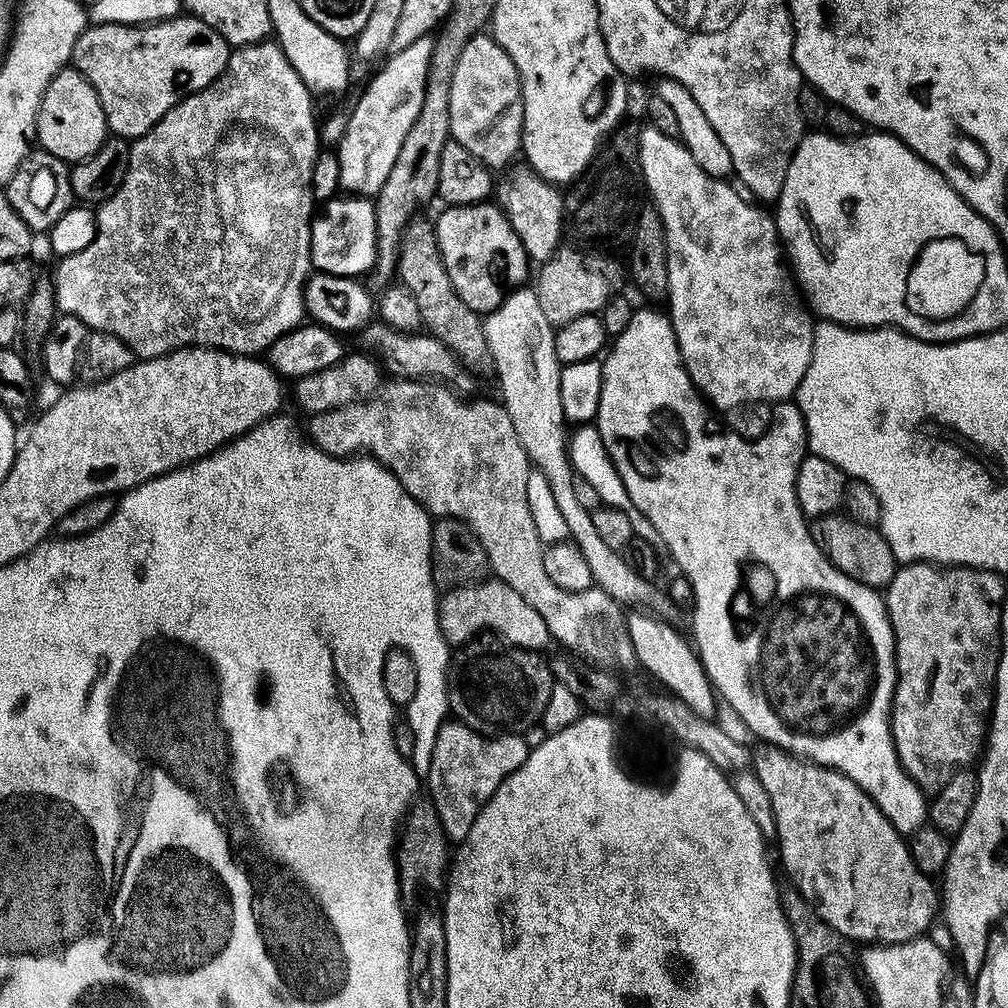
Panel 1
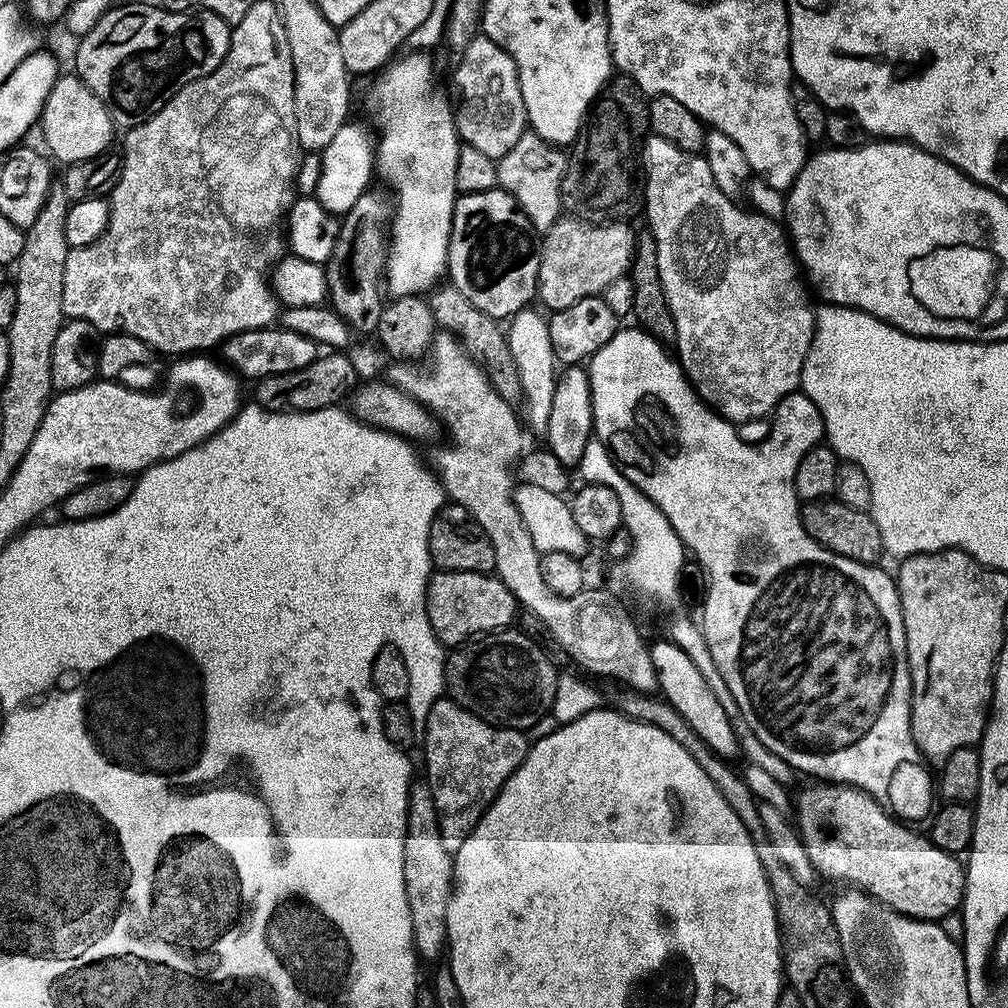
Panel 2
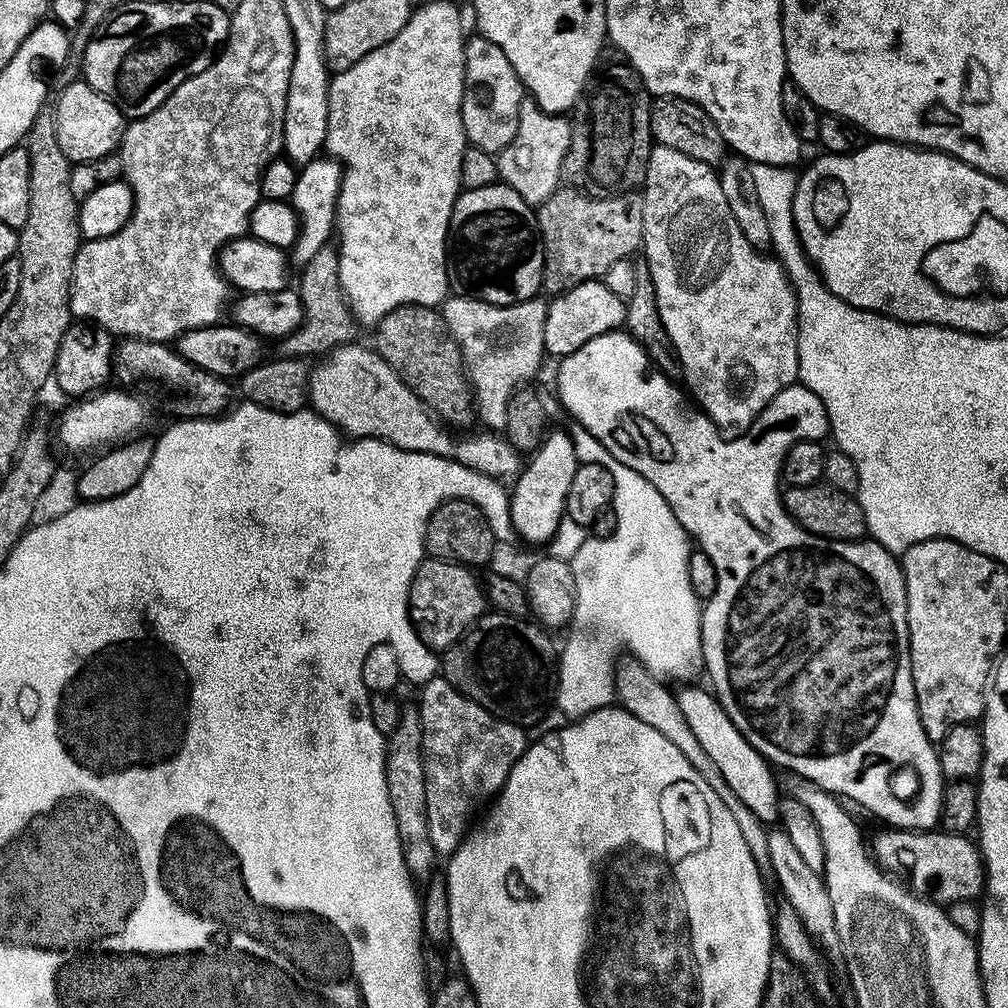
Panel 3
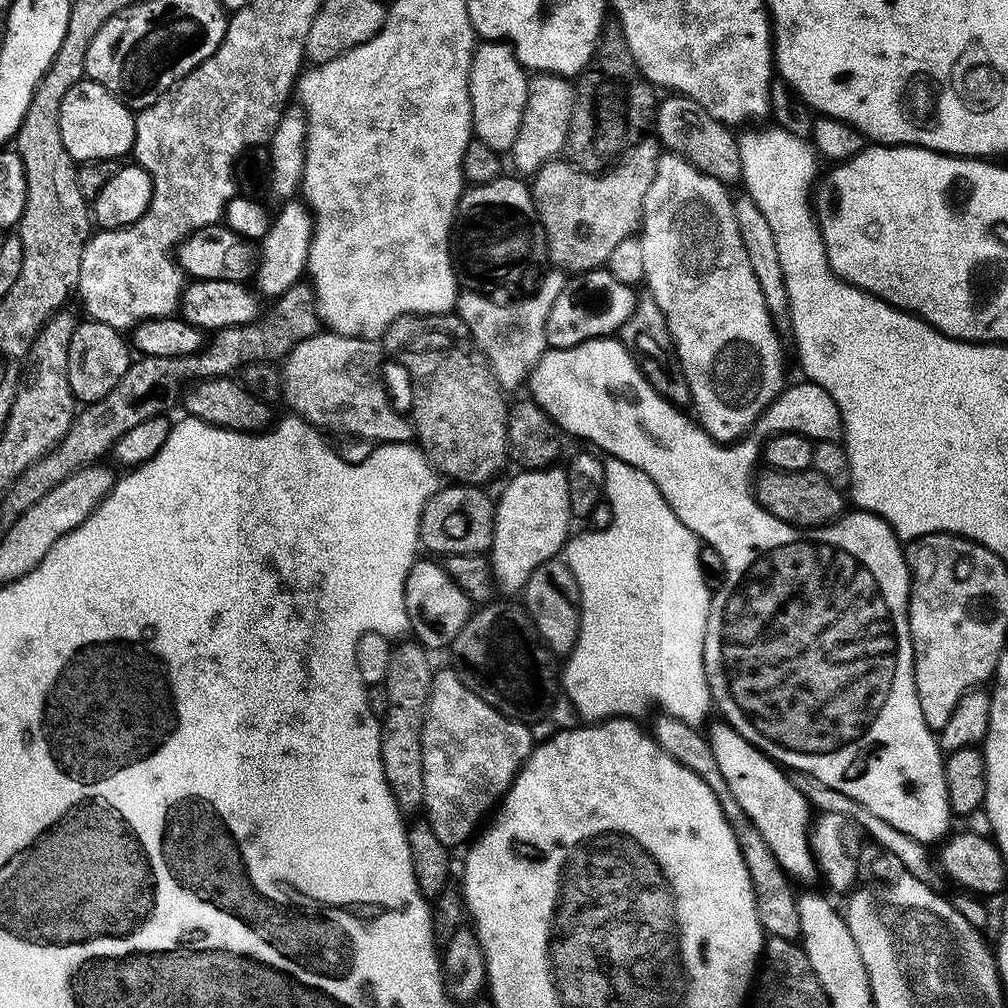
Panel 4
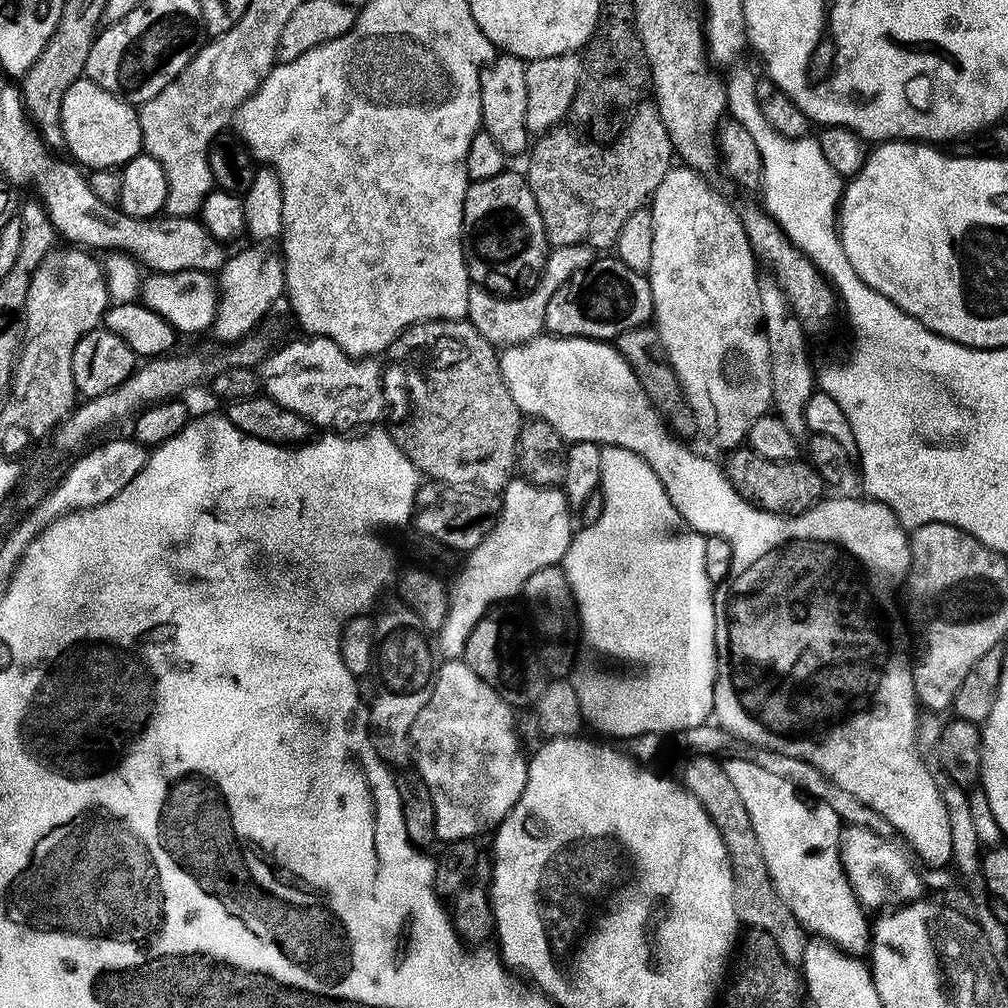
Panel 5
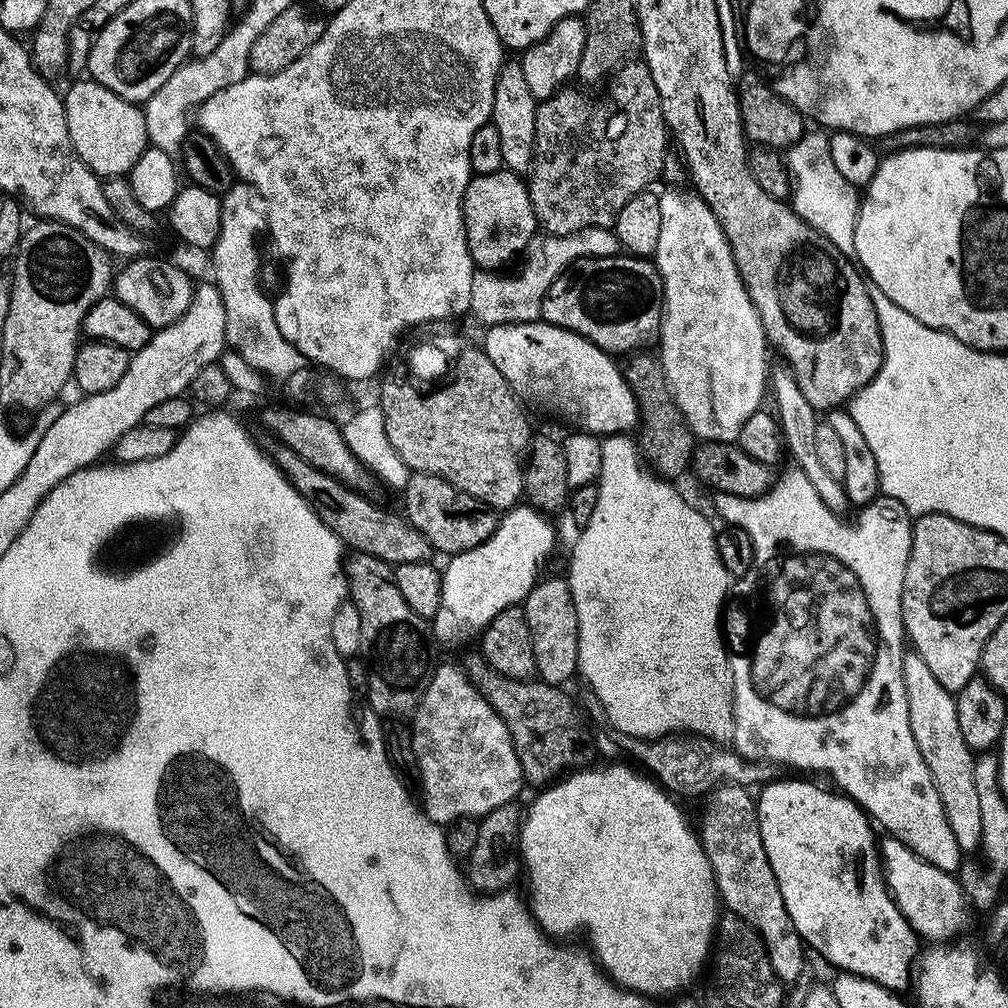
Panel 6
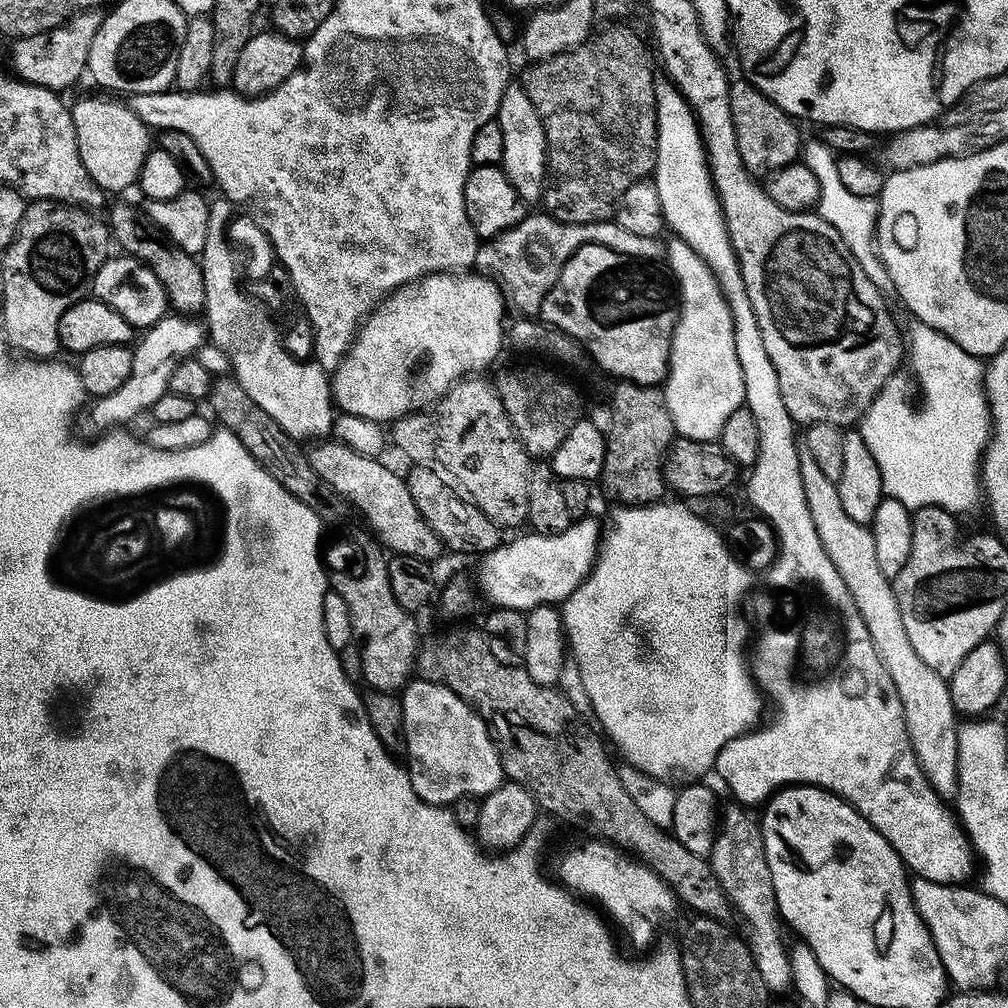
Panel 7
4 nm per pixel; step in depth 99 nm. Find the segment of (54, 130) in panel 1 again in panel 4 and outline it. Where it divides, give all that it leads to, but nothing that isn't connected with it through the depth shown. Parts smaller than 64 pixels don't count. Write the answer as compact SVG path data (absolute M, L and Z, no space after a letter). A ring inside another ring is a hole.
M82 79L70 90L66 90L66 98L62 98L60 111L60 129L62 130L62 146L77 162L98 160L117 160L128 156L136 137L136 117L119 96L101 84L90 79Z

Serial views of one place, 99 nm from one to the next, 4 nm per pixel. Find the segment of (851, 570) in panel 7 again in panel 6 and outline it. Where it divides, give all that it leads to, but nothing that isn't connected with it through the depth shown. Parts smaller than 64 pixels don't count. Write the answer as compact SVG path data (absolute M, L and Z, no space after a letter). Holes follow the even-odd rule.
M780 362L780 365L773 367L770 372L770 400L776 403L774 407L774 415L780 422L780 434L784 437L784 447L787 455L792 455L792 460L797 469L806 474L806 478L810 478L810 486L814 486L814 490L818 490L818 494L822 498L822 502L826 502L826 506L830 510L834 510L837 514L843 513L844 507L849 507L846 490L841 481L830 478L830 473L822 467L818 459L818 445L814 437L818 431L821 421L818 419L818 409L810 406L810 402L806 402L806 397L802 394L802 389L798 386L798 382L794 378L791 368L787 363ZM915 650L905 651L903 686L906 688L911 734L938 791L938 798L942 802L943 814L947 825L950 826L951 834L954 835L961 853L977 851L980 848L982 820L978 792L974 786L975 755L966 746L958 728L955 697L934 678L920 653Z

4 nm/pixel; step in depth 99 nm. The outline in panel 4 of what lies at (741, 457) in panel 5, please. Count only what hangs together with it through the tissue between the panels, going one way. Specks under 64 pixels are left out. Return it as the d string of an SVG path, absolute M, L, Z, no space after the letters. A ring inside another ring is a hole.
M764 470L764 473L762 472L754 480L756 500L767 512L774 514L774 518L792 524L796 528L811 530L822 528L825 524L831 524L845 515L845 493L841 489L830 486L830 482L822 478L822 474L811 470L806 472Z

